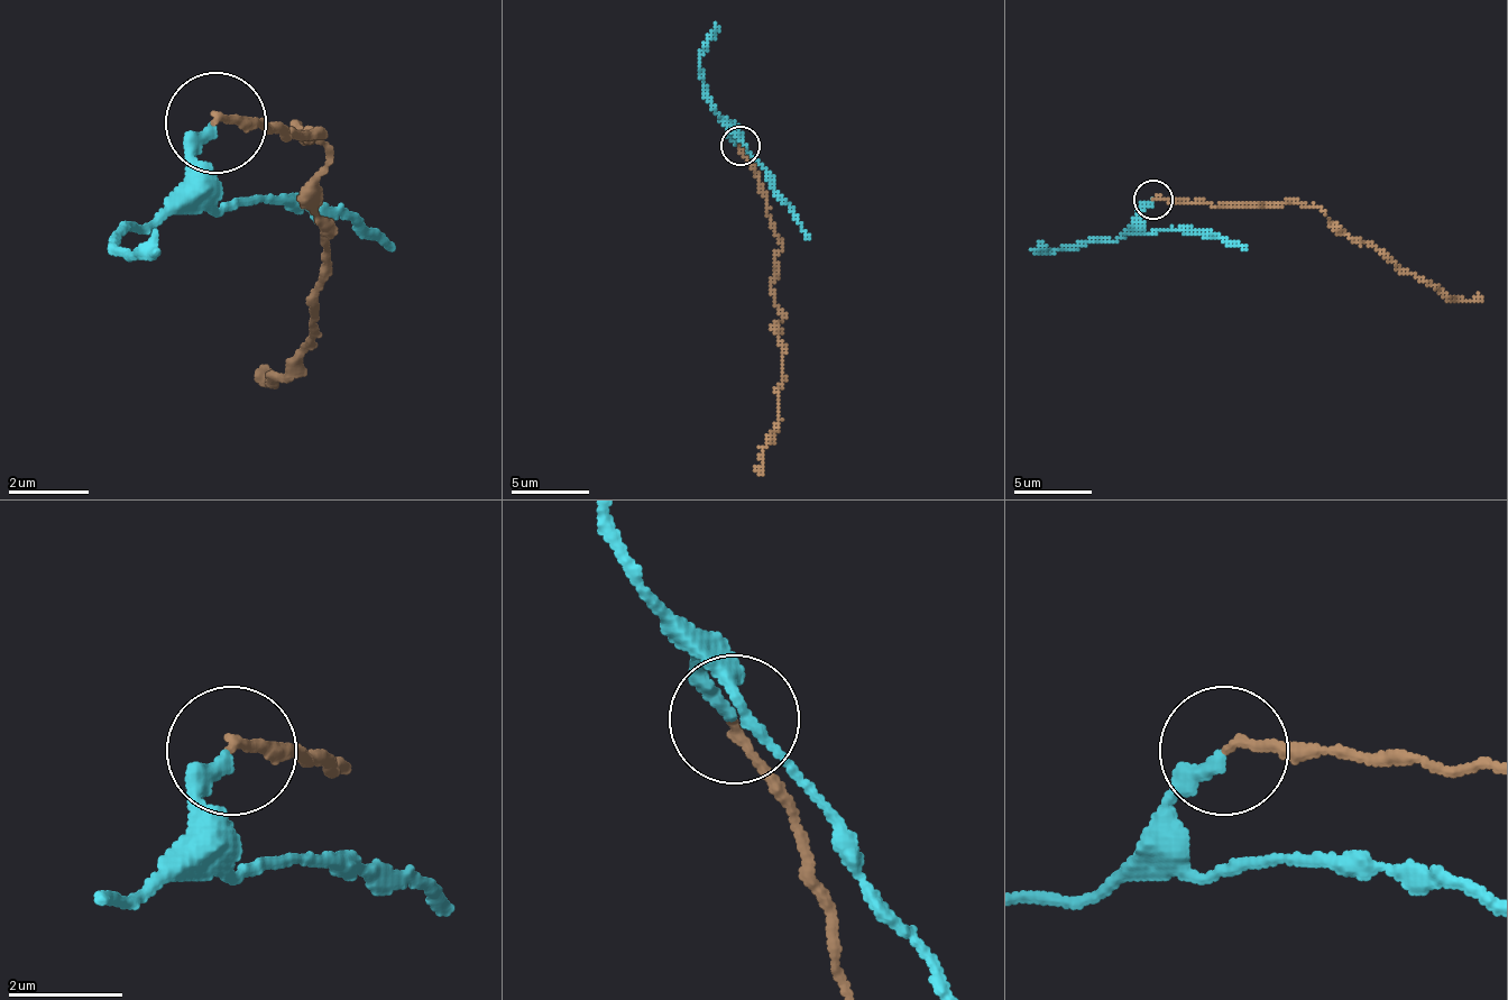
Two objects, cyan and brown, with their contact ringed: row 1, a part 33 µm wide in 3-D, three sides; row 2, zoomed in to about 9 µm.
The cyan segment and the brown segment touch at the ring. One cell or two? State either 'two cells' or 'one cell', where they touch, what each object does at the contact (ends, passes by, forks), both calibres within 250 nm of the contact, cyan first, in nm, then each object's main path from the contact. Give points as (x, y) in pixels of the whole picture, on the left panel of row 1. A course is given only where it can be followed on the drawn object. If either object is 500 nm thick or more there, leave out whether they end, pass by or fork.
two cells; place (215, 122); cyan ends; brown ends; calibres 260 and 150 nm; course cyan (213, 120), (203, 161), (223, 211), (324, 201), (395, 251); course brown (213, 120), (324, 140), (294, 130), (324, 150), (324, 231), (314, 342), (274, 383), (264, 373)

